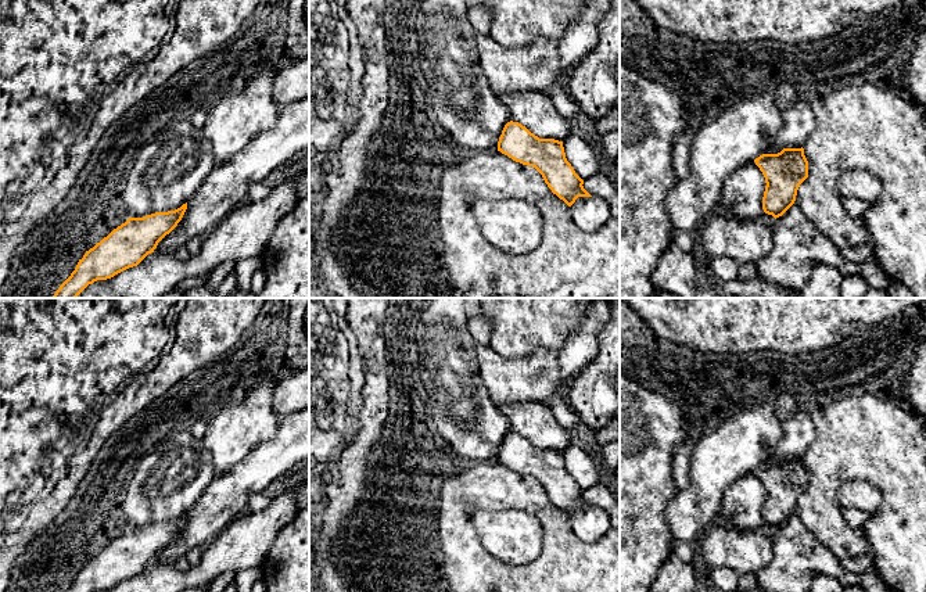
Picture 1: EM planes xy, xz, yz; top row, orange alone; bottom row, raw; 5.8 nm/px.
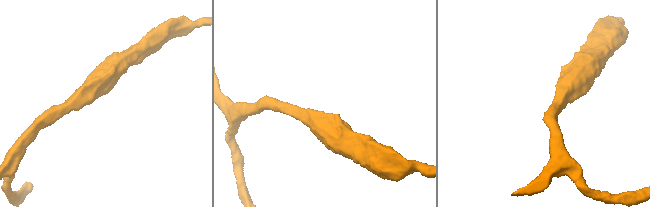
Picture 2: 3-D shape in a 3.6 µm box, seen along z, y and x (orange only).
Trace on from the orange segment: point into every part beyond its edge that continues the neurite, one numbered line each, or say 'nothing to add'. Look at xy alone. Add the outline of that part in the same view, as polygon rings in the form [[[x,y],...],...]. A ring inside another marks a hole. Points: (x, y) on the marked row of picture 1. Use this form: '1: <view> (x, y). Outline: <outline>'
nothing to add

